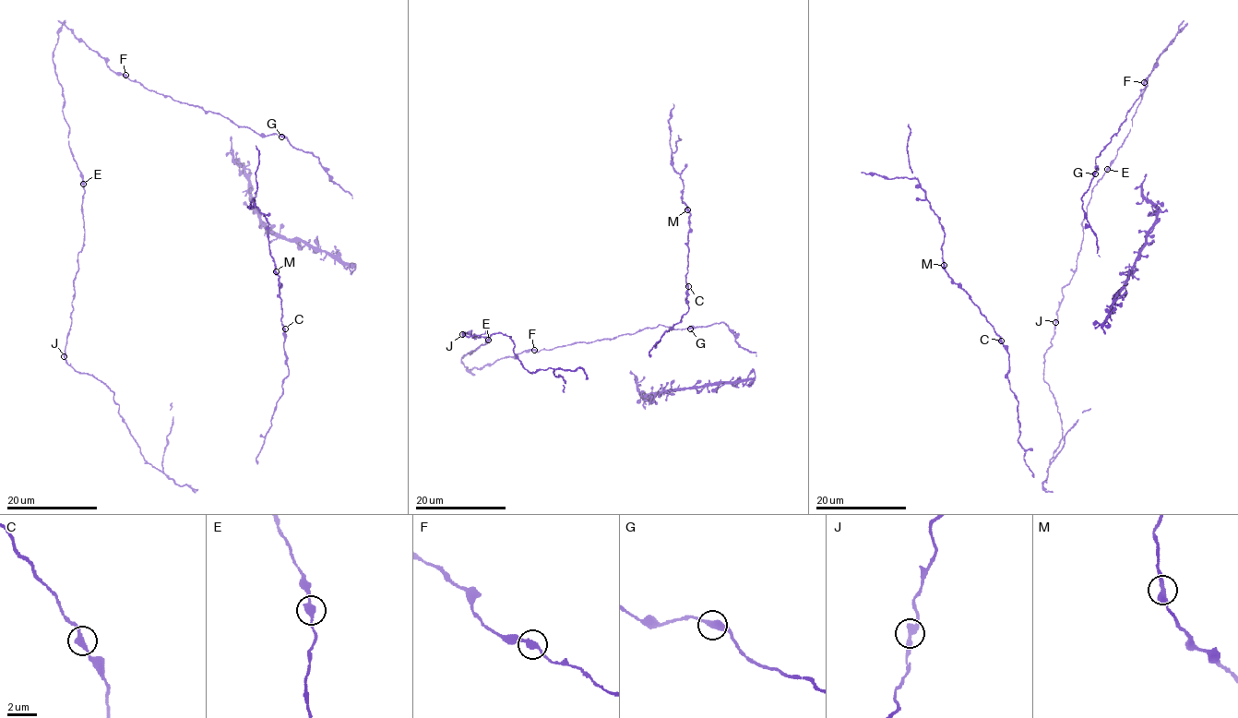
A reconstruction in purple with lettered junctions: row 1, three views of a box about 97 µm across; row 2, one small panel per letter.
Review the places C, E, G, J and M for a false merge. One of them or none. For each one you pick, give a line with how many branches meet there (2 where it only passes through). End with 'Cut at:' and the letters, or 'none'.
Cut at: none

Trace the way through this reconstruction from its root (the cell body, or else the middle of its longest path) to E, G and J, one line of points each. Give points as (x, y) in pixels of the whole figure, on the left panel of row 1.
E: (72, 299), (73, 279), (78, 269), (77, 255), (84, 242), (83, 184)
G: (72, 299), (84, 242), (84, 182), (69, 149), (53, 60), (62, 23), (112, 70), (148, 89), (281, 137)
J: (72, 299), (71, 324), (64, 356)

